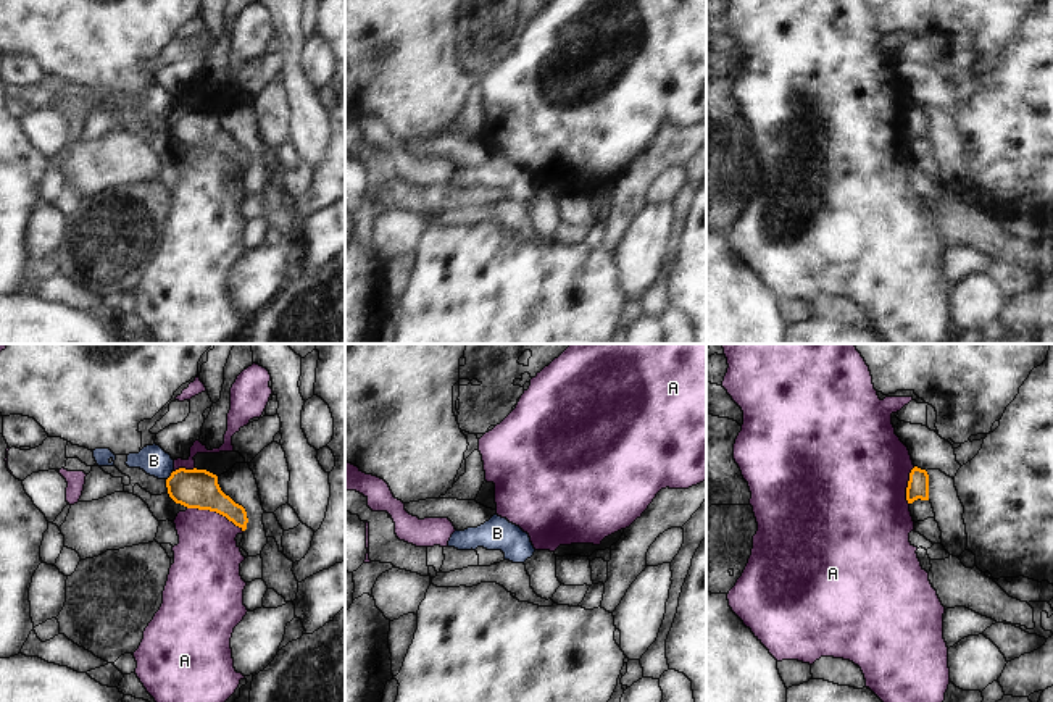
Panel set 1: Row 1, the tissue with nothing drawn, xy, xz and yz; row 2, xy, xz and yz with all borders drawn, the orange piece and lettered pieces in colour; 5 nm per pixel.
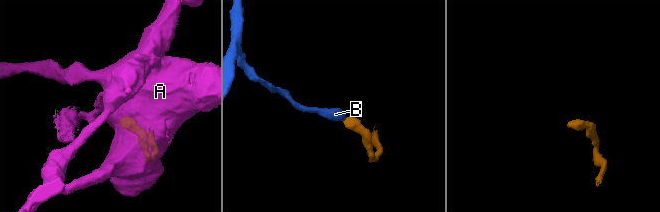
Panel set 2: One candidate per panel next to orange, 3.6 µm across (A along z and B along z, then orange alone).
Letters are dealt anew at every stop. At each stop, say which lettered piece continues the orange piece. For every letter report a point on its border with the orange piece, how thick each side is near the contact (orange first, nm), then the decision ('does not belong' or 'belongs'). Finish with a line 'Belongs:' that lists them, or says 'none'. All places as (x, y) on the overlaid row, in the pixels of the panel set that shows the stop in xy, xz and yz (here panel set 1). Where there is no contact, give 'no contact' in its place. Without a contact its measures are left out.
A: contact xy (215, 510); calibres 190 and 320 nm; does not belong
B: contact xy (170, 476); calibres 190 and 150 nm; does not belong
Belongs: none

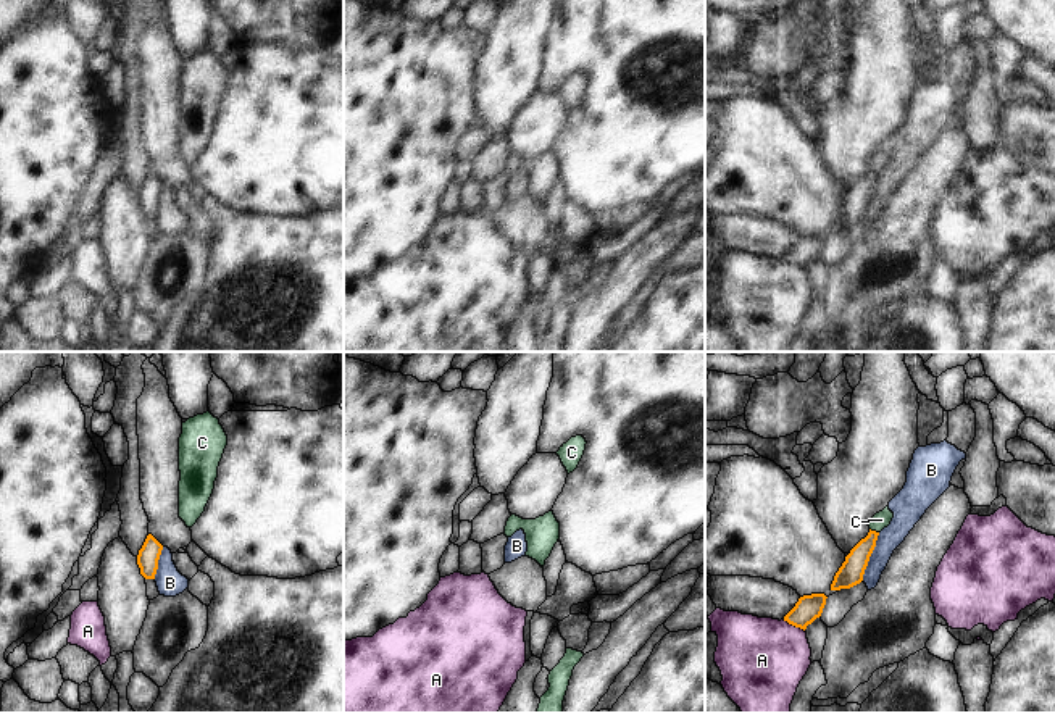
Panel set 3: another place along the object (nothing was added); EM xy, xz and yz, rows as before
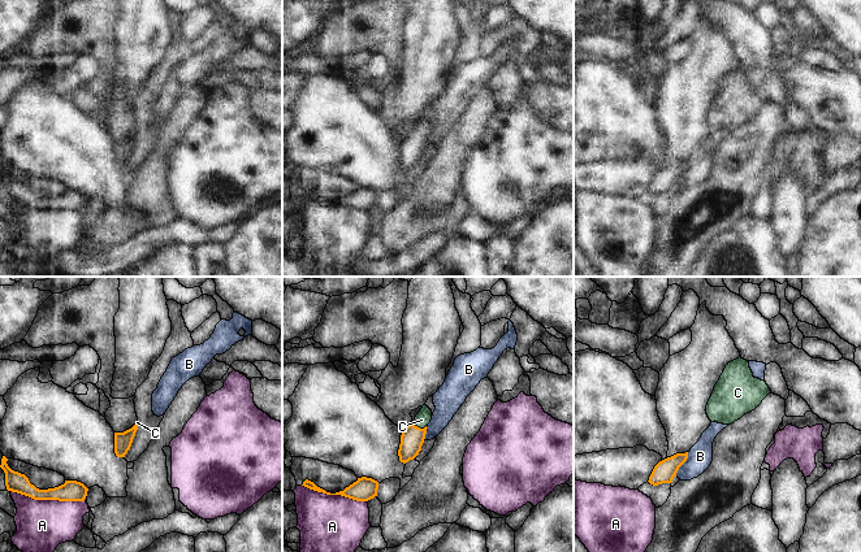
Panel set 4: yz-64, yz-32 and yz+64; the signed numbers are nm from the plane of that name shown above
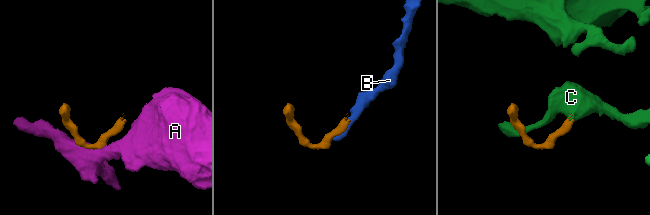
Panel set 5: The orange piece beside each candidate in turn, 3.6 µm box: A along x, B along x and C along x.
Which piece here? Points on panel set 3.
A: contact yz (794, 625); calibres 130 and 440 nm; does not belong
B: contact yz (870, 555); calibres 120 and 120 nm; does not belong
C: contact yz (875, 531); calibres 120 and 90 nm; belongs
Belongs: C

